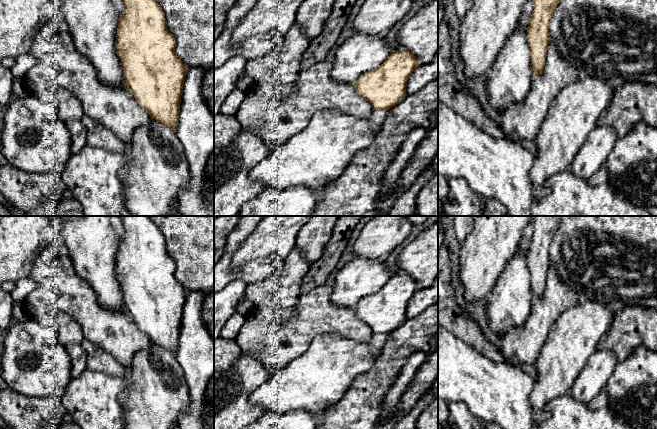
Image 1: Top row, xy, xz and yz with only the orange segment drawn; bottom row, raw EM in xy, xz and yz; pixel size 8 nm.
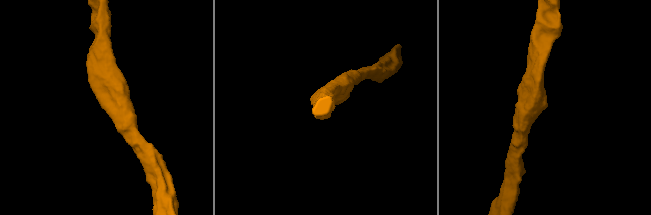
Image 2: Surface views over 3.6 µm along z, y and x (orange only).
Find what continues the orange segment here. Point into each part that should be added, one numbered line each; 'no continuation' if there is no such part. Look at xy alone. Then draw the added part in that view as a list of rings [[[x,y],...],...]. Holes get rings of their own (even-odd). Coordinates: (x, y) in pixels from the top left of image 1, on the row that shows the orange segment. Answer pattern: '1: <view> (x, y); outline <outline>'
no continuation

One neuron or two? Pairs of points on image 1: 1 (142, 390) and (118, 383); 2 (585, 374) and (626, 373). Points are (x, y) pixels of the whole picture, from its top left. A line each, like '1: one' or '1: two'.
1: two
2: two

